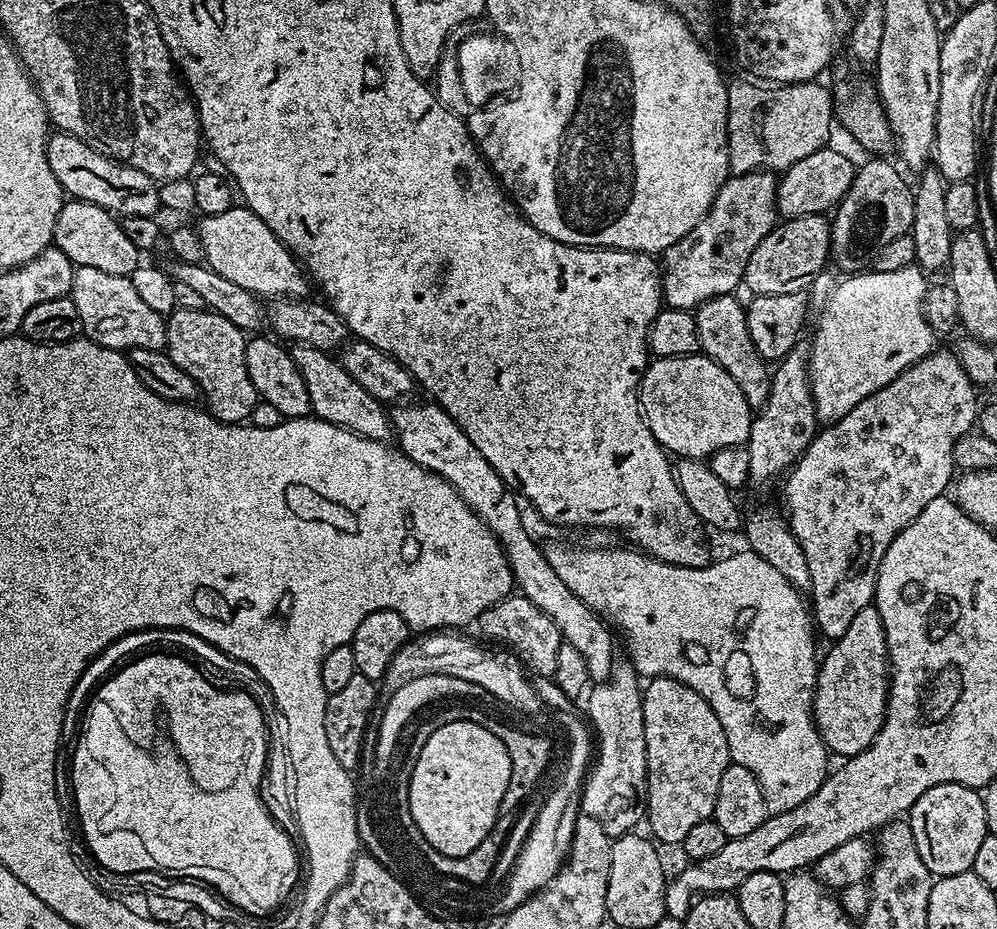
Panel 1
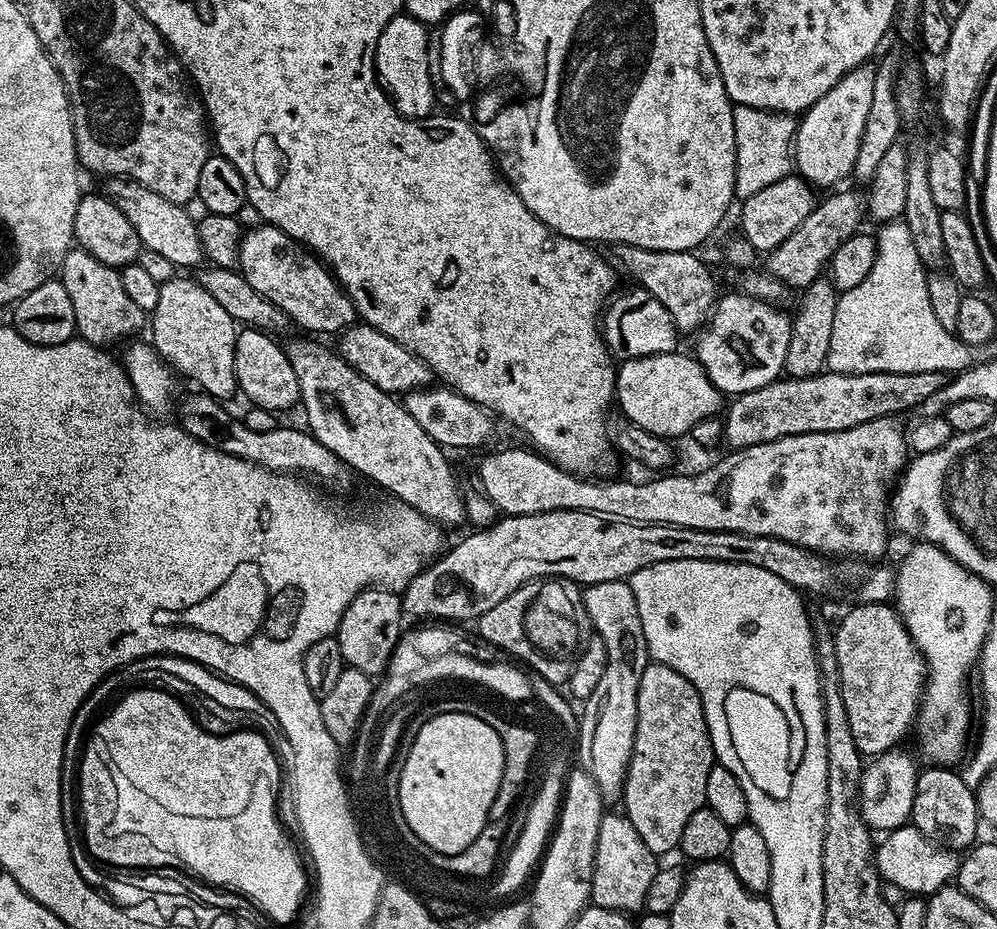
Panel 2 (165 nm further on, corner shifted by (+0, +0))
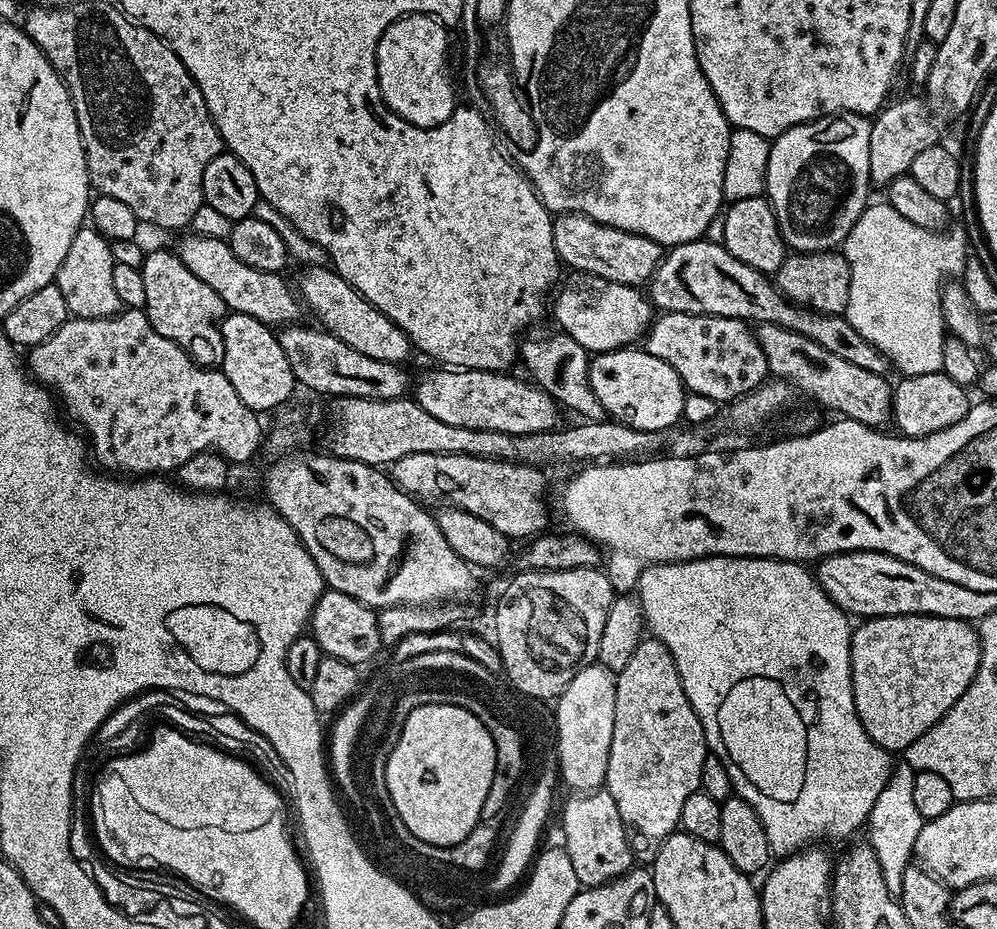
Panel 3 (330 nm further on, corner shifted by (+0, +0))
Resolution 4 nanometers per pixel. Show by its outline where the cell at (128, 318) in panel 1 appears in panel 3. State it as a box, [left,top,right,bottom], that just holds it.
[55,226,122,320]

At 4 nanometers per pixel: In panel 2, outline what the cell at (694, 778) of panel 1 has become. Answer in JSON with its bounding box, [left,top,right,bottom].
[622,662,713,854]

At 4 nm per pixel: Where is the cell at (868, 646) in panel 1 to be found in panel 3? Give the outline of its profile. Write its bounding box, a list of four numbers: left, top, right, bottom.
[850,616,980,753]

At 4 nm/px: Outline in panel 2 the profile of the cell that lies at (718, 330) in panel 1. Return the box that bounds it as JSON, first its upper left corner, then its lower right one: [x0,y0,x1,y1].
[610,244,718,334]

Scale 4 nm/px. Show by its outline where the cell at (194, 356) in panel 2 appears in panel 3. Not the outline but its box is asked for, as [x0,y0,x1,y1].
[139,248,226,365]

